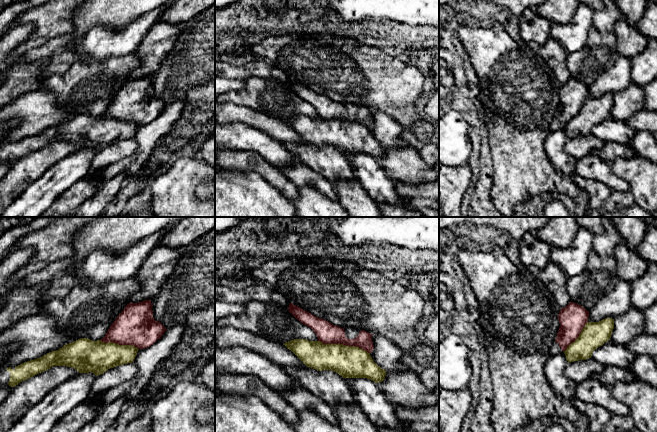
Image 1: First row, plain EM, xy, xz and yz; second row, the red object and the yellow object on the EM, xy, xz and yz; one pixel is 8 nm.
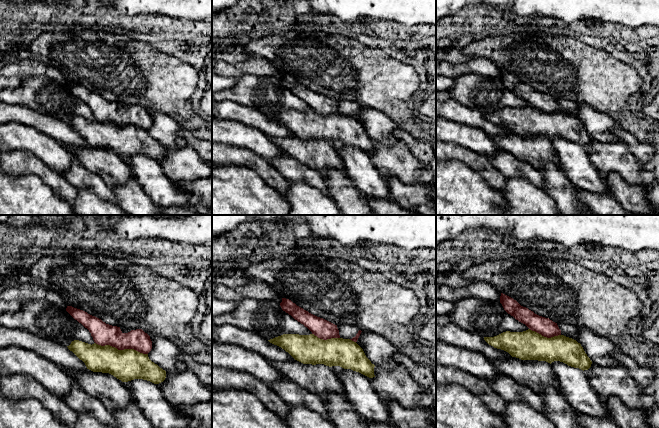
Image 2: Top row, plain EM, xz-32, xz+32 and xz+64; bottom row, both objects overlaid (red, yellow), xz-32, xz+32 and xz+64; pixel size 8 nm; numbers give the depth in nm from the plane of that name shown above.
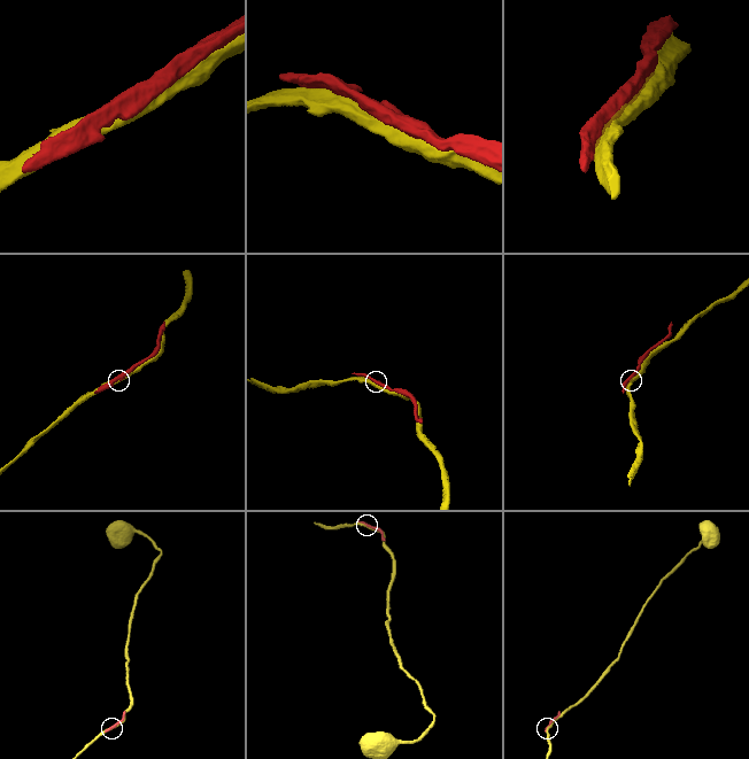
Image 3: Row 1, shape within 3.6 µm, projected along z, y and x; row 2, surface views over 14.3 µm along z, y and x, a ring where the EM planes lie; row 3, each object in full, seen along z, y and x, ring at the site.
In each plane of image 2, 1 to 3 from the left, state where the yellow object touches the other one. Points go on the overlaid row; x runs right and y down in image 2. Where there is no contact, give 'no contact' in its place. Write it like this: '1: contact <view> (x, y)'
1: contact xz-32 (121, 349)
2: contact xz+32 (326, 339)
3: contact xz+64 (545, 336)

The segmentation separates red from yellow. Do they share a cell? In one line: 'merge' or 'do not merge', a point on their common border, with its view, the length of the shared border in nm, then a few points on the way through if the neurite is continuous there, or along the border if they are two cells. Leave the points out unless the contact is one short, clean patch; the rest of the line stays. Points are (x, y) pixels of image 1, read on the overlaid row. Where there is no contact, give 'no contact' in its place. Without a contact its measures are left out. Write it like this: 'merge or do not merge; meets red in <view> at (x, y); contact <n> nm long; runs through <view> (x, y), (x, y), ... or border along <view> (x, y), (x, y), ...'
do not merge; meets red in xz at (344, 344); contact 420 nm long

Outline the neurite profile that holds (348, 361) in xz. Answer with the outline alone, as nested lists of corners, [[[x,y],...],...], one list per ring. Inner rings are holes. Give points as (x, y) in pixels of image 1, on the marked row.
[[[294,339],[284,343],[307,367],[332,370],[343,378],[367,378],[382,382],[386,372],[372,359],[370,353],[343,344],[323,344],[320,341]]]

